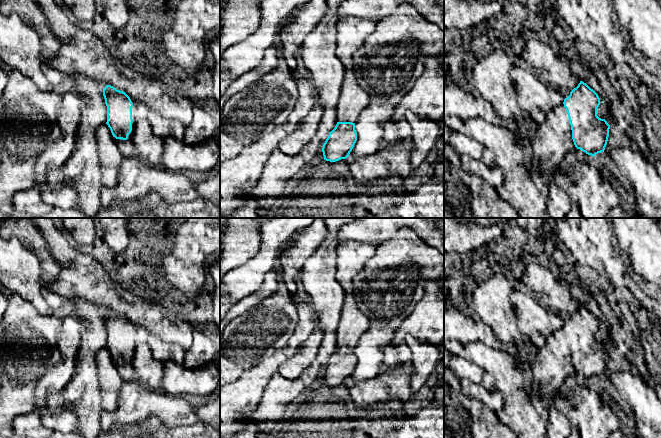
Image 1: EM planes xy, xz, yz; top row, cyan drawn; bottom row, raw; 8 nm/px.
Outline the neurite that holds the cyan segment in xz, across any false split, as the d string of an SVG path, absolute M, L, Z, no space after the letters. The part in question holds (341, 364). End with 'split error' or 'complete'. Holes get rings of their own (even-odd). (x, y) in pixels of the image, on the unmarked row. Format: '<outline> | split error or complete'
M344 241L337 248L335 276L345 290L345 300L337 326L337 348L322 371L326 385L346 383L357 365L355 346L372 321L358 308L353 279L375 250L371 244L352 241Z | split error

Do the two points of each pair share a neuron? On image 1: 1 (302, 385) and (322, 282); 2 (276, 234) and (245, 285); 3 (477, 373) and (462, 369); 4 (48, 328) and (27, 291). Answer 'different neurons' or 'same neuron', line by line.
1: same neuron
2: same neuron
3: same neuron
4: different neurons

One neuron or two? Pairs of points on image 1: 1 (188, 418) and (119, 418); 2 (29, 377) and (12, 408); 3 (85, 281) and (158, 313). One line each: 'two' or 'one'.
1: one
2: one
3: one

